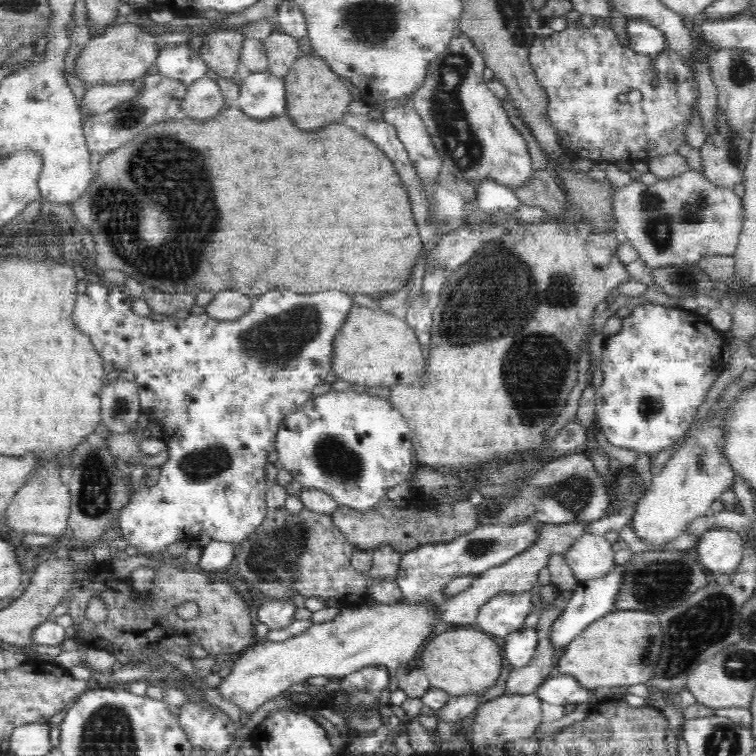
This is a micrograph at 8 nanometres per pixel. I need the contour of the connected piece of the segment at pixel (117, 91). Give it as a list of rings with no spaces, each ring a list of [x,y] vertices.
[[[128,80],[118,84],[101,84],[87,88],[80,100],[79,111],[84,117],[108,112],[124,101],[132,100],[143,90],[143,82]]]

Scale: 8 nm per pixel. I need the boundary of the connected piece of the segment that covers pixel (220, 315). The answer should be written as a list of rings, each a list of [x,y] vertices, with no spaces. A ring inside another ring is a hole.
[[[234,290],[220,291],[215,293],[215,297],[205,306],[205,313],[219,320],[237,319],[250,310],[253,299]]]

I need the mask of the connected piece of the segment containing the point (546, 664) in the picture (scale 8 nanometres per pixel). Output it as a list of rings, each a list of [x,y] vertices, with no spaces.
[[[546,637],[538,640],[532,660],[521,669],[512,668],[509,672],[503,694],[536,693],[536,688],[550,677],[550,670],[555,665],[556,656],[550,639]]]

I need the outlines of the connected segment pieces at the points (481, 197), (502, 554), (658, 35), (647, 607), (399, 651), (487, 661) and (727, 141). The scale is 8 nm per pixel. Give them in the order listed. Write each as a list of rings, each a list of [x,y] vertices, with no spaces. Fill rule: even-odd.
[[[484,180],[476,186],[476,204],[485,213],[491,215],[500,213],[513,213],[521,206],[520,199],[512,187],[504,186],[496,181]]]
[[[486,523],[448,543],[426,544],[401,556],[396,582],[404,601],[430,602],[432,594],[448,582],[464,574],[481,574],[493,566],[504,564],[529,549],[538,538],[536,528],[527,523],[492,525]]]
[[[642,20],[628,21],[626,33],[628,34],[629,48],[638,54],[654,57],[668,48],[665,35],[648,22]]]
[[[656,550],[632,554],[632,558],[625,564],[625,576],[613,608],[616,611],[643,610],[660,616],[667,608],[686,602],[698,589],[708,584],[705,568],[699,563],[694,551]]]
[[[382,603],[372,610],[342,608],[336,620],[326,624],[313,624],[304,633],[284,642],[262,640],[244,650],[230,673],[217,686],[220,696],[236,704],[242,712],[252,713],[262,704],[288,691],[292,684],[305,683],[309,677],[341,677],[352,674],[364,666],[386,664],[394,672],[398,664],[418,652],[424,638],[434,624],[432,606],[406,606],[406,604]]]
[[[475,626],[445,628],[432,642],[424,648],[420,660],[431,688],[447,692],[450,696],[464,694],[484,694],[490,690],[502,670],[500,646],[492,640],[491,635],[478,630]]]
[[[724,110],[715,115],[716,135],[700,148],[703,175],[714,185],[730,188],[743,182],[751,140],[736,134],[727,125]]]

